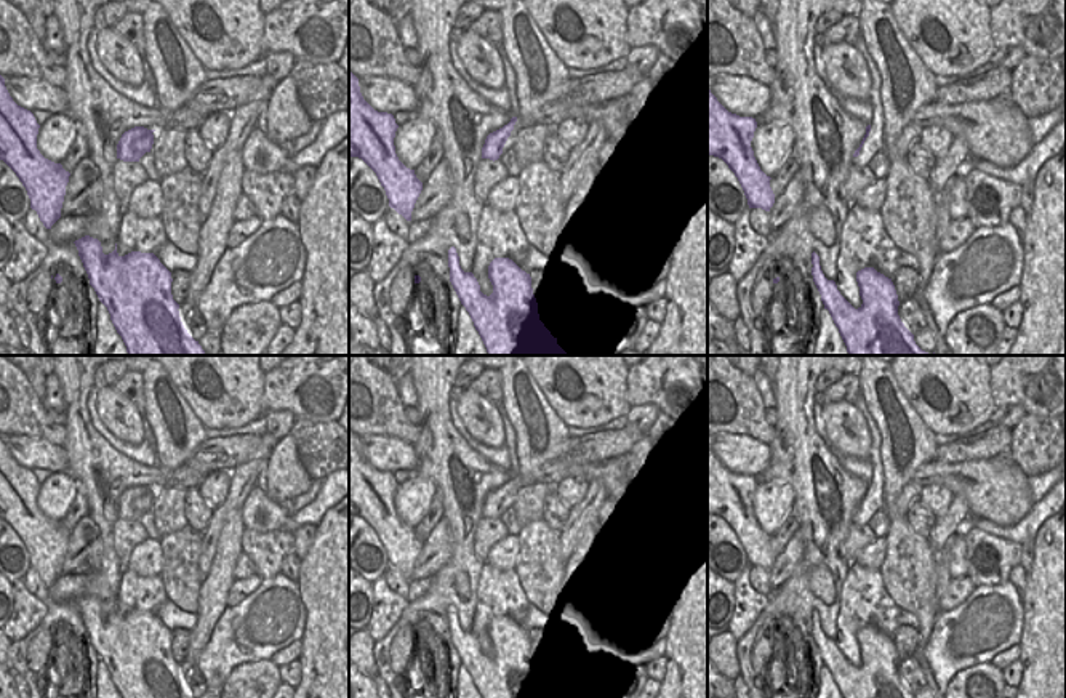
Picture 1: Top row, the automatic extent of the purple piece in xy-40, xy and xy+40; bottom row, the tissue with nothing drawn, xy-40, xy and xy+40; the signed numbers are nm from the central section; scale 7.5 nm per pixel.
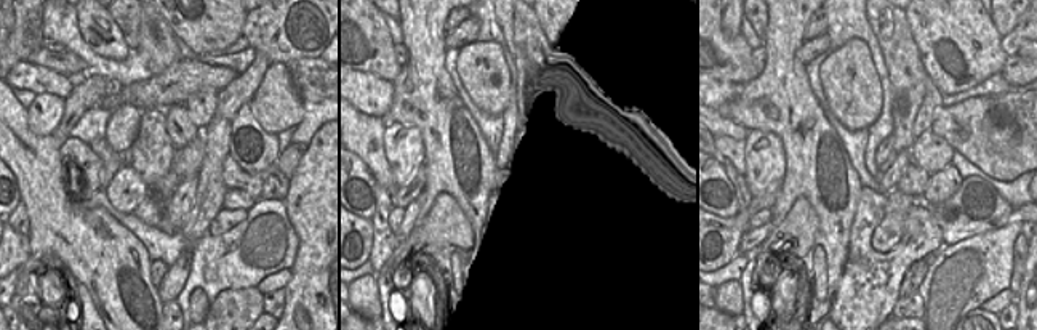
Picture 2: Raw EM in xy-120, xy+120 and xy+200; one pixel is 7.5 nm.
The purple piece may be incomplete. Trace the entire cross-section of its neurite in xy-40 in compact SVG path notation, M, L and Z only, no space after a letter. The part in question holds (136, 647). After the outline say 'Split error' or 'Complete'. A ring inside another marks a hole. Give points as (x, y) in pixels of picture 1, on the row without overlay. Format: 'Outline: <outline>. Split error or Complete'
Outline: M90 594L74 602L122 698L194 698L173 658L171 631L154 612L120 615L115 602L115 608L104 613L101 600Z. Complete.

